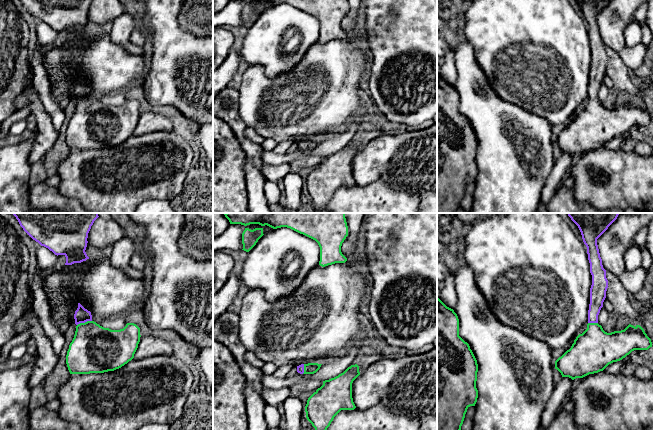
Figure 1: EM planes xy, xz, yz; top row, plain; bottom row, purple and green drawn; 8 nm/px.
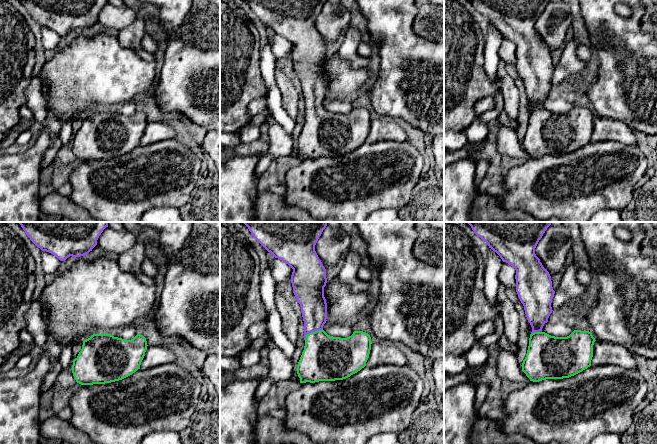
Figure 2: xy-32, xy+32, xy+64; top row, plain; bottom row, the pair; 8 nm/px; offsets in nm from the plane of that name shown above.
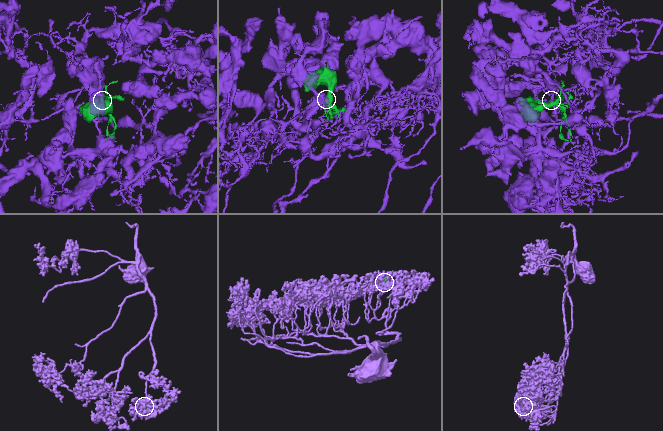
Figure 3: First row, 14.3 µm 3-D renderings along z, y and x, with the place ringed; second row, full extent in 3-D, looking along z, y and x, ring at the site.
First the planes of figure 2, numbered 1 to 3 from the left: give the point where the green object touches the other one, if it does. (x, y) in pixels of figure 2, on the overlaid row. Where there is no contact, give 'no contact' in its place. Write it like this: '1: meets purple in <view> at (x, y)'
1: no contact
2: meets purple in xy+32 at (312, 331)
3: meets purple in xy+64 at (535, 331)

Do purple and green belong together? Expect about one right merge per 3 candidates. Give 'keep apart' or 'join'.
join

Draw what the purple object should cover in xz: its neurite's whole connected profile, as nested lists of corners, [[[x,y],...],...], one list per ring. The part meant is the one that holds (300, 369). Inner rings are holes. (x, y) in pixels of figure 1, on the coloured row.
[[[308,363],[297,366],[297,372],[300,374],[314,374],[316,373],[322,364]]]

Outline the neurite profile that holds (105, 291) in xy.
[[[89,258],[81,263],[64,265],[43,278],[43,290],[54,306],[51,309],[51,322],[58,328],[65,316],[69,324],[75,323],[74,314],[80,303],[91,312],[92,321],[124,315],[144,293],[144,279],[131,278],[121,269],[114,268],[109,259]]]

